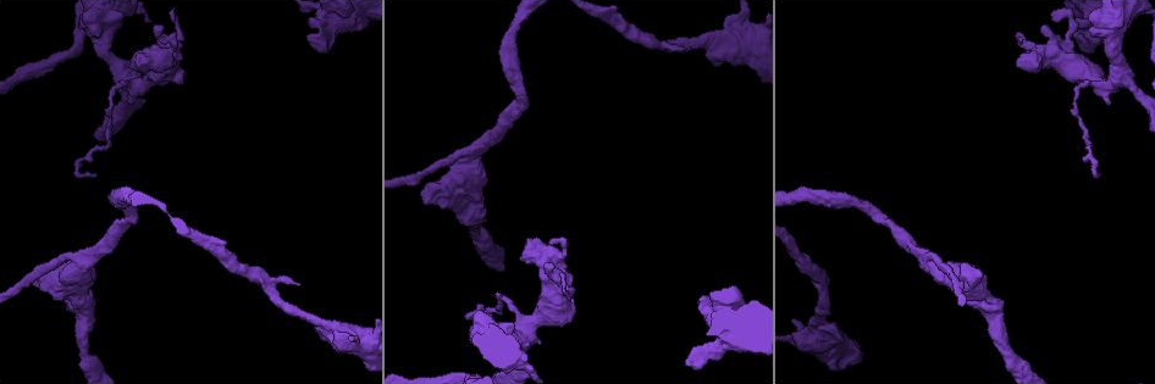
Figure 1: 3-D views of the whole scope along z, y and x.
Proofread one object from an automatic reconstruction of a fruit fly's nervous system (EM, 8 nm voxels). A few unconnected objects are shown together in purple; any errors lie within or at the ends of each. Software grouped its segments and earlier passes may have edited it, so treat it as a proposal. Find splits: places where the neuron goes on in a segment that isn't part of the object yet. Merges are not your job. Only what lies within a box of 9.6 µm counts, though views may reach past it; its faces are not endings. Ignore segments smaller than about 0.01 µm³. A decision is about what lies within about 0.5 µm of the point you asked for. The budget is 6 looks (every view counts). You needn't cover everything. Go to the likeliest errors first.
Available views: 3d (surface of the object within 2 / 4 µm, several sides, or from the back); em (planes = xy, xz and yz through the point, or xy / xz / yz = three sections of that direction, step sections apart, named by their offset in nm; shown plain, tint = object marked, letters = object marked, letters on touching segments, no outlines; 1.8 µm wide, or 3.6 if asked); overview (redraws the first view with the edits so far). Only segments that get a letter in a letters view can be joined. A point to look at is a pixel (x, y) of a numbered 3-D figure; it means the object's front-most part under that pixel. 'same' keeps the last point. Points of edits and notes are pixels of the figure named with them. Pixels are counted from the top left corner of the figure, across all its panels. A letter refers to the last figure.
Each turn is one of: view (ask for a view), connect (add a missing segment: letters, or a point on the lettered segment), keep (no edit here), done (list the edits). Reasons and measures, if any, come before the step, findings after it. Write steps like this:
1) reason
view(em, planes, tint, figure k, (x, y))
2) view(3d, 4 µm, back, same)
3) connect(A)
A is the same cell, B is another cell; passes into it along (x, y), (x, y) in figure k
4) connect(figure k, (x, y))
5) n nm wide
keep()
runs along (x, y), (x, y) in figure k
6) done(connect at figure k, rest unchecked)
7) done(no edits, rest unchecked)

free end
view(3d, 4 µm, figure 1, (688, 49))

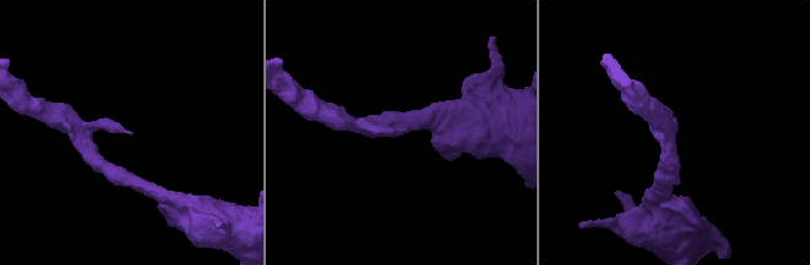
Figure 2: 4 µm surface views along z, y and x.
now the EM
view(em, planes, letters, figure 2, (402, 129))

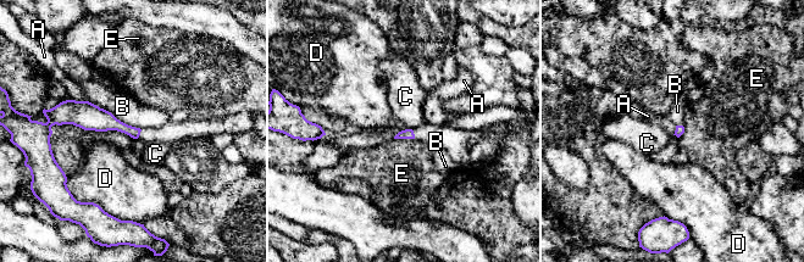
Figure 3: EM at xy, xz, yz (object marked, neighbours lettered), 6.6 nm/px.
keep()
A, B, C, D and E are other cells; runs along (59, 120), (93, 117), (137, 132) in figure 3; none of them fits

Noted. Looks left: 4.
thin end
view(3d, 4 µm, figure 1, (1098, 172))

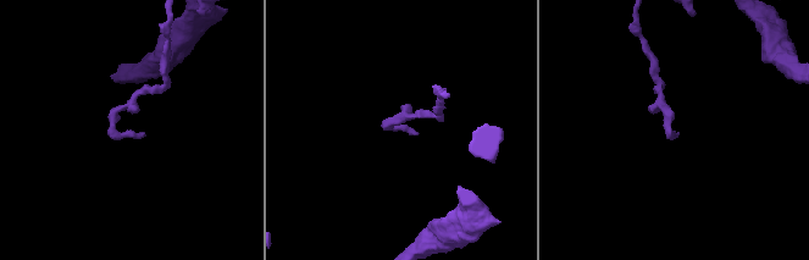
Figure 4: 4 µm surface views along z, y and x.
view(em, xy, step 4, letters, figure 4, (674, 135))

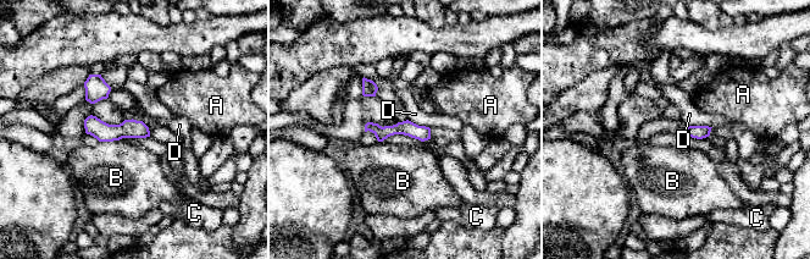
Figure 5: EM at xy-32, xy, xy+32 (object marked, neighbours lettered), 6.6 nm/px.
keep()
A, B, C and D are other cells; runs along (87, 122), (101, 131), (146, 133) in figure 5; none of them fits

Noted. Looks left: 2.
done(no edits, rest unchecked)

